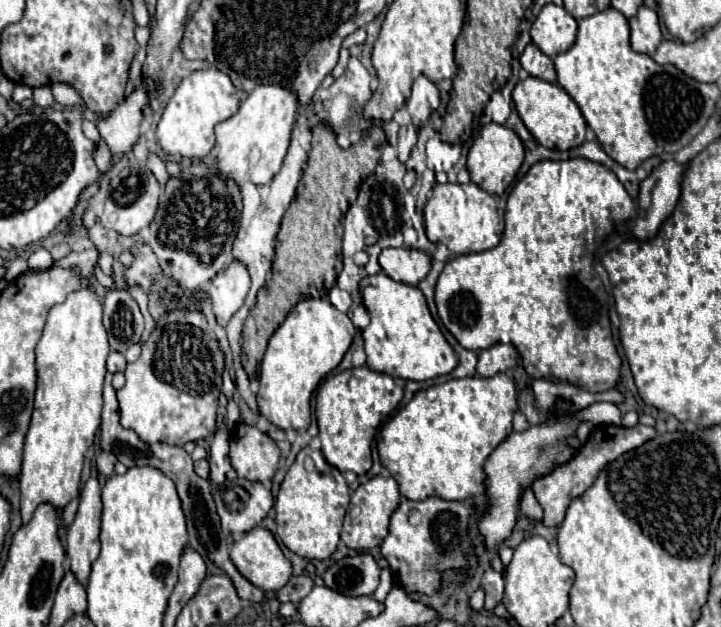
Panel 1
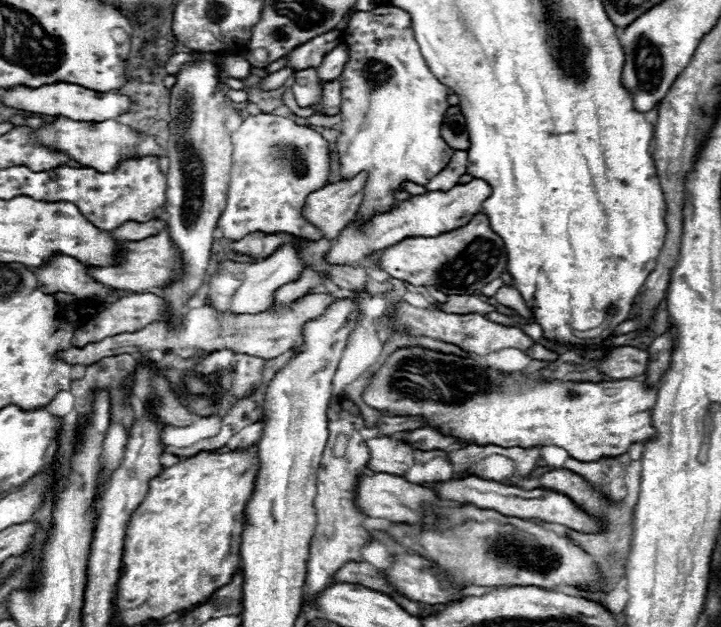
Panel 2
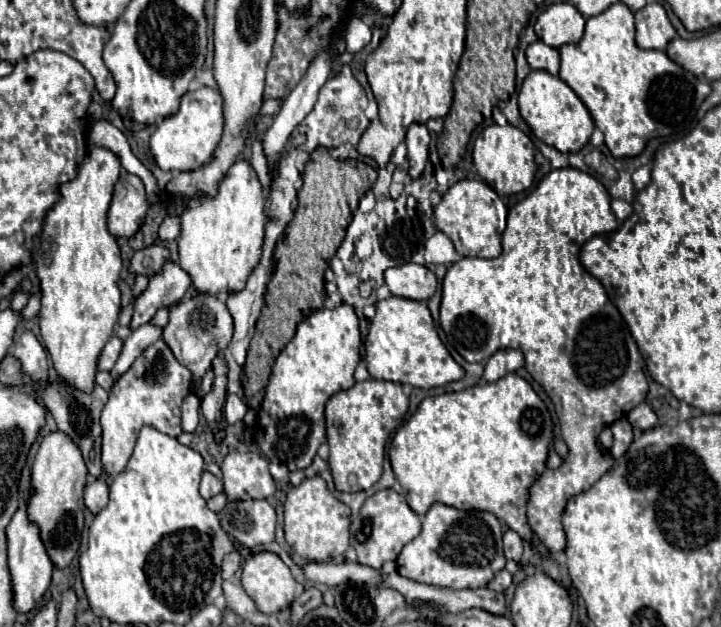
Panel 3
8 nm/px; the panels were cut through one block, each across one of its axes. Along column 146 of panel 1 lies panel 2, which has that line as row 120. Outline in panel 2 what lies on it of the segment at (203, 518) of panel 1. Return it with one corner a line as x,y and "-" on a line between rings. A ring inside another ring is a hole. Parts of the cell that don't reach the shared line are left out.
450,106
444,122
442,122
442,138
454,148
454,150
468,150
470,148
470,136
466,130
466,118
458,106

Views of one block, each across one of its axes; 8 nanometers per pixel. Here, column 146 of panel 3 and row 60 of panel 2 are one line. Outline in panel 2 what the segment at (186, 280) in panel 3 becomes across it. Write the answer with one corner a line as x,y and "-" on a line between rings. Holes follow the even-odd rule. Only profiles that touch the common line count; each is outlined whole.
330,30
322,36
316,36
312,40
308,40
306,44
294,48
290,54
288,54
288,62
286,66
292,68
294,72
298,70
304,70
304,68
318,68
324,60
324,56
334,50
338,44
342,42
342,32
338,30
-
300,62
304,66
300,66

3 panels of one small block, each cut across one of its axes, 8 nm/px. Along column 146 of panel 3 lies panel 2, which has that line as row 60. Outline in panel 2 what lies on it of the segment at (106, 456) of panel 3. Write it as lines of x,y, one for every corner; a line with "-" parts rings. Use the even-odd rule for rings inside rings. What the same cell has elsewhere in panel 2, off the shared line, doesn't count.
378,6
372,12
354,12
348,20
348,28
344,30
344,44
348,44
348,62
338,76
338,82
342,84
342,104
340,104
340,138
336,142
338,162
340,162
340,176
342,180
354,178
360,172
366,172
366,184
364,184
364,198
356,212
358,222
366,222
372,218
372,214
378,214
382,210
390,210
396,204
394,192
402,192
402,182
414,182
420,186
426,186
430,178
434,178
438,172
442,172
452,154
454,148
450,148
444,138
440,136
440,126
444,120
446,110
450,108
446,98
450,90
430,72
426,60
420,54
420,48
414,40
412,28
410,28
410,16
394,6
-
366,68
376,76
382,74
384,80
370,82
364,78

